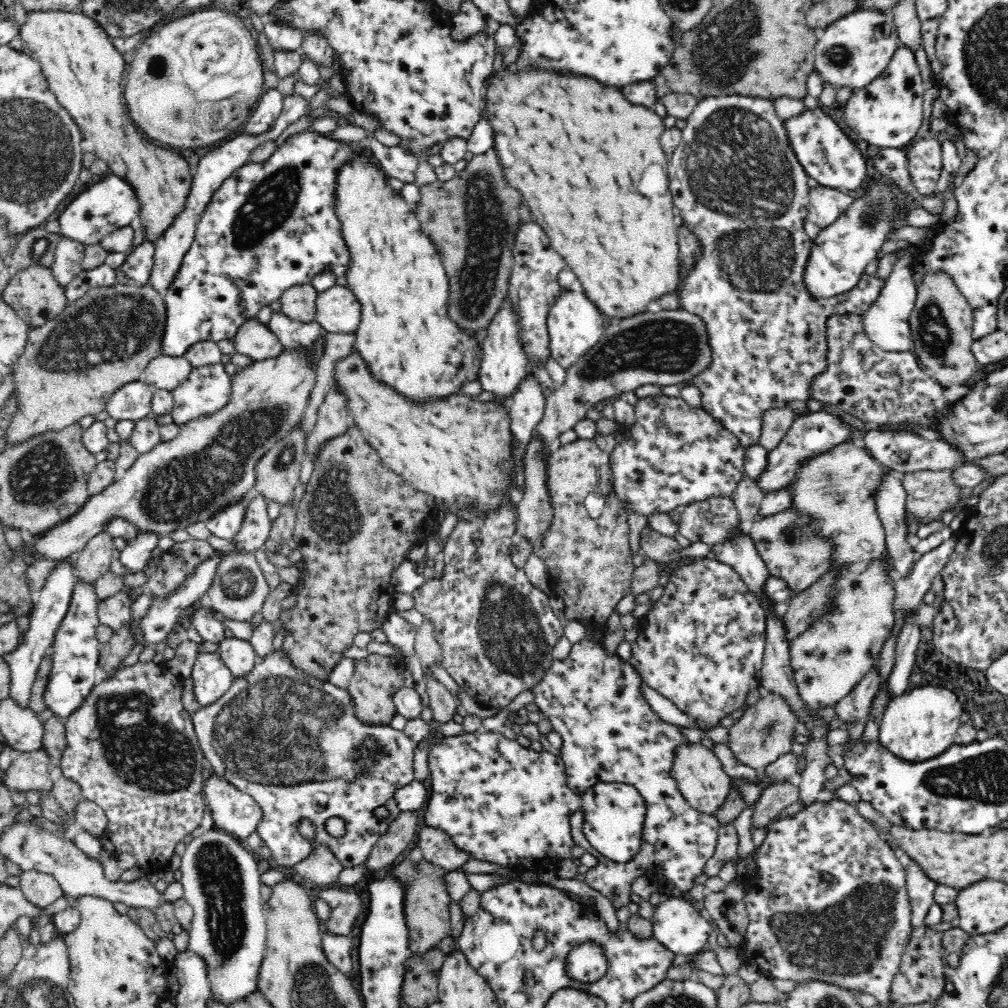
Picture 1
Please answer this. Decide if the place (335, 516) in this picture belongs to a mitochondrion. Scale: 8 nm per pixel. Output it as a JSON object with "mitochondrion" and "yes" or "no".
{"mitochondrion":"yes"}

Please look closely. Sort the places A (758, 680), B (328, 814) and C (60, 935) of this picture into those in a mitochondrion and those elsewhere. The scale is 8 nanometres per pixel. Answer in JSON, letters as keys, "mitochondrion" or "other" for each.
{"A":"other","B":"other","C":"other"}

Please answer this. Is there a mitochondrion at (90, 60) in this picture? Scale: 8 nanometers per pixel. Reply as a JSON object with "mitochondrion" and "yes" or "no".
{"mitochondrion":"no"}

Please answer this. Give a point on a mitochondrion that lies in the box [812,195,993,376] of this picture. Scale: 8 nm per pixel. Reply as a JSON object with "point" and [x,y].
{"point":[935,333]}

